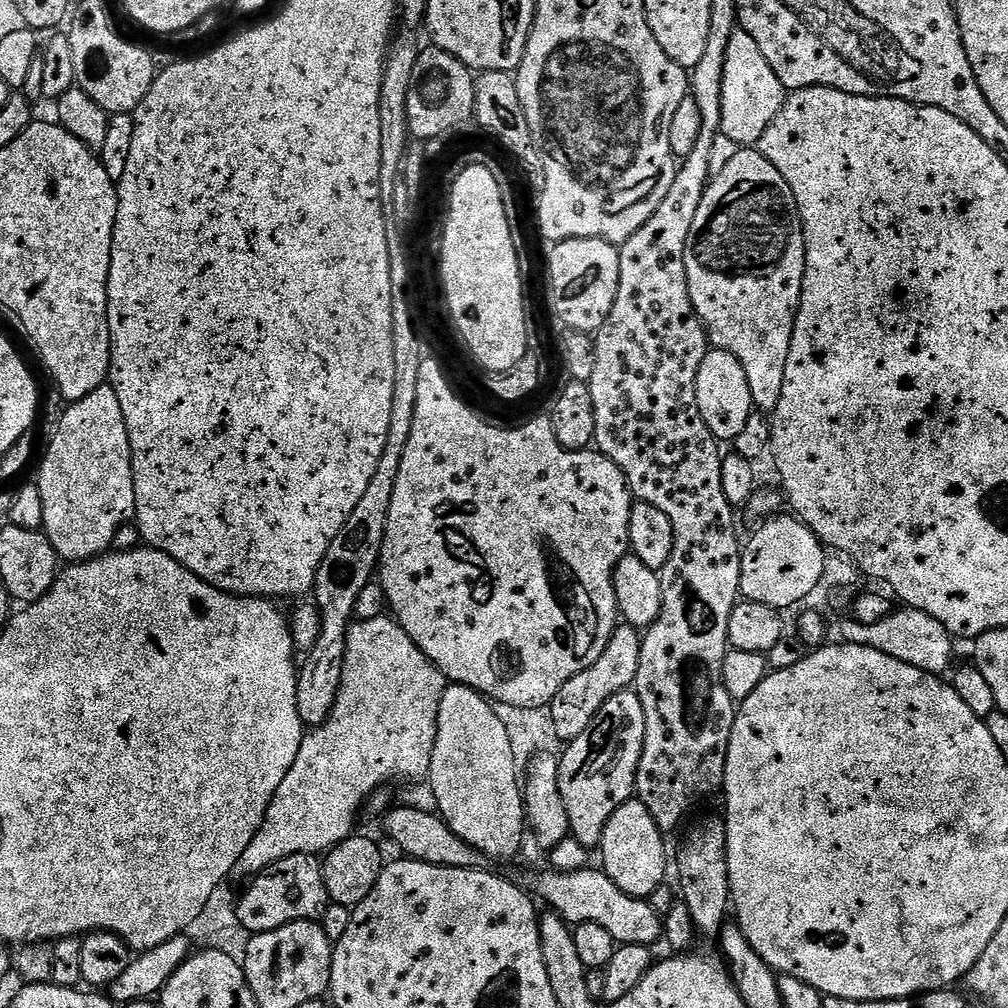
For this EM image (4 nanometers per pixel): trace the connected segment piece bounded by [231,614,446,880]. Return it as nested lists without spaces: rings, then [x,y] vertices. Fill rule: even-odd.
[[[391,615],[376,616],[373,620],[362,621],[361,624],[360,621],[353,623],[352,627],[348,629],[344,650],[344,665],[342,666],[342,682],[338,690],[338,698],[332,707],[332,713],[328,715],[324,724],[311,729],[305,735],[302,746],[298,750],[298,758],[294,758],[294,766],[290,766],[290,774],[286,774],[286,778],[282,778],[282,786],[278,786],[278,794],[274,794],[274,798],[266,810],[266,818],[262,822],[262,826],[258,826],[258,834],[254,834],[250,846],[243,851],[242,857],[235,863],[231,877],[233,879],[249,879],[273,865],[274,862],[281,861],[282,858],[292,857],[298,853],[327,854],[333,848],[337,848],[343,840],[347,840],[349,836],[353,835],[355,828],[352,827],[356,824],[356,815],[359,814],[360,808],[362,812],[368,801],[372,799],[372,795],[388,786],[384,784],[390,783],[391,780],[423,781],[430,770],[430,758],[438,734],[438,706],[442,702],[445,687],[444,675],[431,664],[426,658],[426,654],[422,654],[422,650],[413,642],[410,634],[406,634],[406,630],[402,630],[402,626],[396,623]]]

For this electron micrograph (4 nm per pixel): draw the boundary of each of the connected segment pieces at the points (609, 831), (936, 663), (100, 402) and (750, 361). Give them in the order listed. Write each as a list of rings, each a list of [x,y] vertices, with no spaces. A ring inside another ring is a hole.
[[[627,800],[614,810],[614,818],[606,822],[606,830],[600,839],[598,855],[604,859],[602,871],[626,894],[652,898],[668,872],[668,852],[664,849],[664,840],[665,833],[660,831],[655,818],[641,800]]]
[[[904,606],[899,610],[889,612],[886,618],[882,618],[882,622],[873,624],[860,624],[855,618],[848,618],[844,624],[843,639],[850,644],[861,644],[874,650],[882,650],[882,654],[890,654],[890,658],[898,658],[898,662],[906,662],[906,666],[918,666],[918,670],[923,672],[947,673],[953,667],[954,637],[948,633],[946,626],[942,626],[942,622],[930,618],[930,614],[917,608]]]
[[[105,382],[98,386],[98,390],[86,394],[86,398],[73,400],[67,407],[44,452],[40,473],[34,476],[34,483],[42,494],[42,531],[61,561],[95,560],[115,545],[112,543],[120,527],[136,515],[130,434],[126,430],[126,418],[122,414],[118,394],[111,383]]]
[[[744,146],[736,152],[724,165],[719,165],[718,171],[709,179],[708,188],[704,191],[704,197],[702,198],[702,206],[698,206],[698,215],[694,217],[694,226],[690,226],[690,238],[686,238],[686,278],[688,279],[688,285],[690,286],[690,302],[694,302],[694,310],[698,314],[698,318],[704,324],[704,330],[708,333],[708,339],[712,348],[721,348],[726,350],[730,354],[734,354],[734,358],[738,358],[738,362],[742,362],[742,370],[746,370],[746,382],[750,382],[750,394],[752,395],[753,405],[761,413],[770,414],[778,406],[778,398],[782,398],[782,382],[786,378],[786,358],[790,358],[790,342],[792,341],[792,335],[794,334],[794,322],[796,321],[796,311],[800,305],[800,299],[802,298],[802,278],[806,274],[806,246],[804,245],[804,227],[800,221],[800,215],[798,214],[798,202],[794,202],[794,190],[790,190],[790,182],[786,182],[786,178],[782,178],[782,174],[778,174],[778,170],[774,165],[769,162],[755,147]]]

